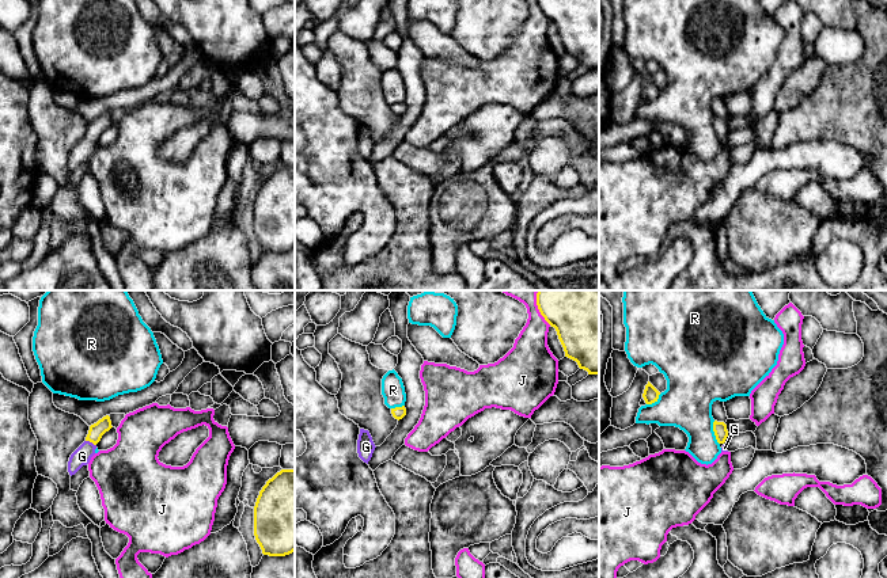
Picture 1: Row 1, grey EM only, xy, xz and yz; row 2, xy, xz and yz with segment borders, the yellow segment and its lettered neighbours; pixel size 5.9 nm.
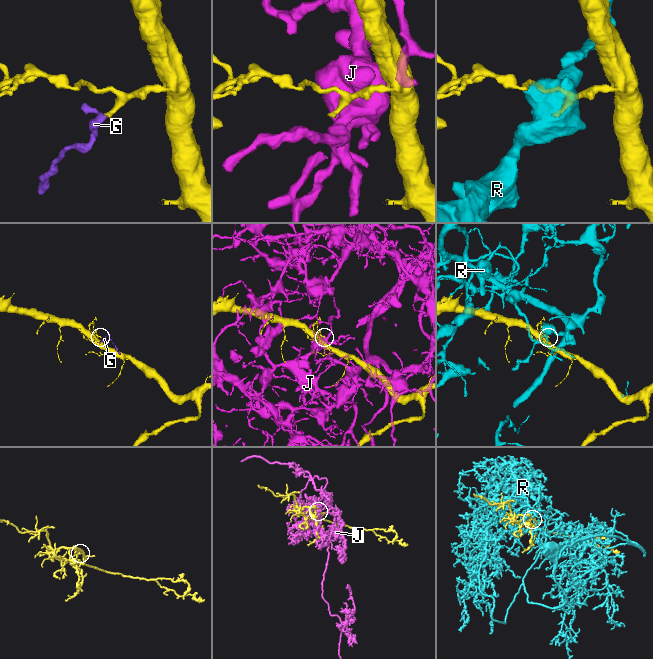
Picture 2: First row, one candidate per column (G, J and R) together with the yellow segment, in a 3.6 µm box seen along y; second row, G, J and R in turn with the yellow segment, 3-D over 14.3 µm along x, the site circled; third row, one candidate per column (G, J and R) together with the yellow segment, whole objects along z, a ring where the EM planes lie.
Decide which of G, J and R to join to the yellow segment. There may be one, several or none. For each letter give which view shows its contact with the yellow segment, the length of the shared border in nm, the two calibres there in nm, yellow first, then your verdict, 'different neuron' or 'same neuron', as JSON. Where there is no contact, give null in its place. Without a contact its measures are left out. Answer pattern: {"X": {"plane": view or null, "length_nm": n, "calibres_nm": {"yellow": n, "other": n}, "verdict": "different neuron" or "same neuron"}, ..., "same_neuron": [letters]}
{"G": {"plane": "xy", "length_nm": 70, "calibres_nm": {"yellow": 90, "other": 110}, "verdict": "same neuron"}, "J": {"plane": "xz", "length_nm": 220, "calibres_nm": {"yellow": 480, "other": 200}, "verdict": "different neuron"}, "R": {"plane": "yz", "length_nm": 150, "calibres_nm": {"yellow": 80, "other": 300}, "verdict": "different neuron"}, "same_neuron": ["G"]}

